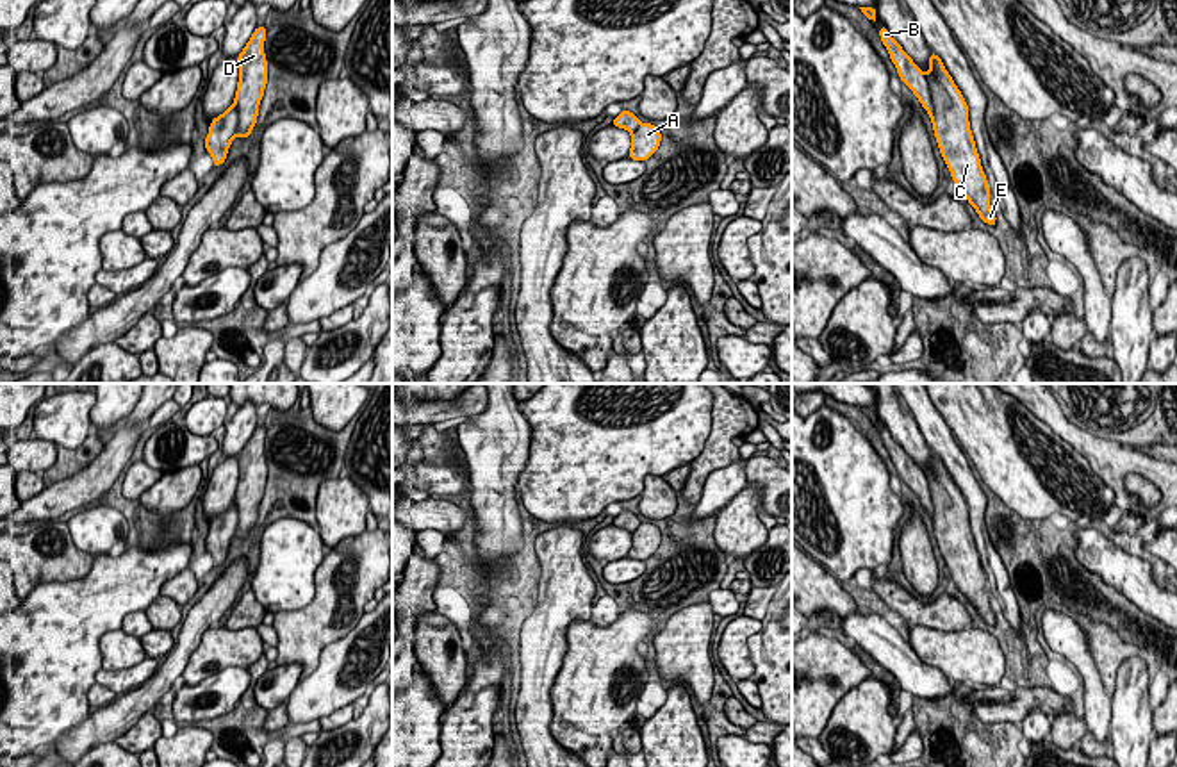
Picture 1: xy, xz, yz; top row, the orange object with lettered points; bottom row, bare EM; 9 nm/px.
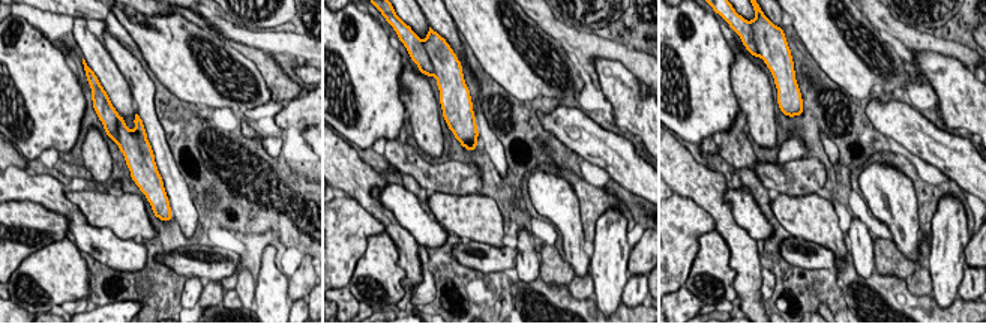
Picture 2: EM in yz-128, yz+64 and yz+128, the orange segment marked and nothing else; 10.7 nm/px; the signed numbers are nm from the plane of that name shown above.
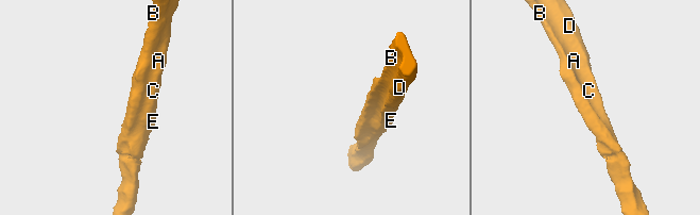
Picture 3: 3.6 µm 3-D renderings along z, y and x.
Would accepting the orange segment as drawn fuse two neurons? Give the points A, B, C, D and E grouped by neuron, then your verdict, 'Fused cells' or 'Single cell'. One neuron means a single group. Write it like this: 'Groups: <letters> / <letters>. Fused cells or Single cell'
Groups: A B C D E. Single cell

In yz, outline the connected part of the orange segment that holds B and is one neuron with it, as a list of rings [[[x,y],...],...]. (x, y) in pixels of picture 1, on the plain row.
[[[879,426],[879,435],[901,480],[927,510],[940,553],[956,587],[977,610],[977,615],[986,624],[995,626],[997,615],[990,606],[990,587],[970,530],[968,505],[961,491],[934,451],[929,457],[929,471],[924,473],[886,426]]]

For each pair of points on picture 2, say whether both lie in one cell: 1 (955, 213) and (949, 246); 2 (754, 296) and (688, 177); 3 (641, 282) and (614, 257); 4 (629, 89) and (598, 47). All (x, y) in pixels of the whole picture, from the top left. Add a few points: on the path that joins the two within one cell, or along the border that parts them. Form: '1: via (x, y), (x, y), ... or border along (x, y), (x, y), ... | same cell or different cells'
1: via (950, 221), (949, 239) | same cell
2: via (748, 266), (742, 245), (725, 225), (718, 207) | same cell
3: via (632, 282), (614, 266) | same cell
4: border along (593, 59), (619, 60), (638, 80) | different cells

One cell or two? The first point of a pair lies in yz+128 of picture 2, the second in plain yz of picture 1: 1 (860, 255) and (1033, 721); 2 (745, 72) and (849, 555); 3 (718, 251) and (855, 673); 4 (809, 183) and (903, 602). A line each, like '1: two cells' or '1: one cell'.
1: one cell
2: two cells
3: two cells
4: one cell

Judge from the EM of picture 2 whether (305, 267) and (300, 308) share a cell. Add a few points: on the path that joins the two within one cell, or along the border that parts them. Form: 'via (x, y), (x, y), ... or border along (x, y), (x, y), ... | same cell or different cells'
border along (287, 279), (287, 296), (291, 300), (306, 300) | different cells

